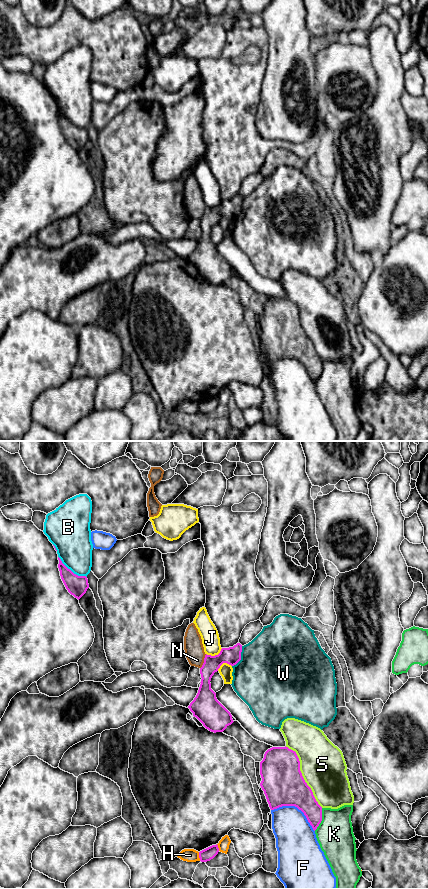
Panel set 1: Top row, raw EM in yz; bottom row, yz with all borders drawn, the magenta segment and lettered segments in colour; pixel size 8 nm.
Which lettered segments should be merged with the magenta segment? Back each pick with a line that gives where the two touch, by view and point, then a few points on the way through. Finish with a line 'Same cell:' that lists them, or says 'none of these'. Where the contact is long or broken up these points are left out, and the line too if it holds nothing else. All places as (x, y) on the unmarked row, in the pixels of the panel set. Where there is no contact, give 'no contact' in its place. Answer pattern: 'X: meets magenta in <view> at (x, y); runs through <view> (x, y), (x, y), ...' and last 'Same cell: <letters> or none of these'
Same cell: none of these

